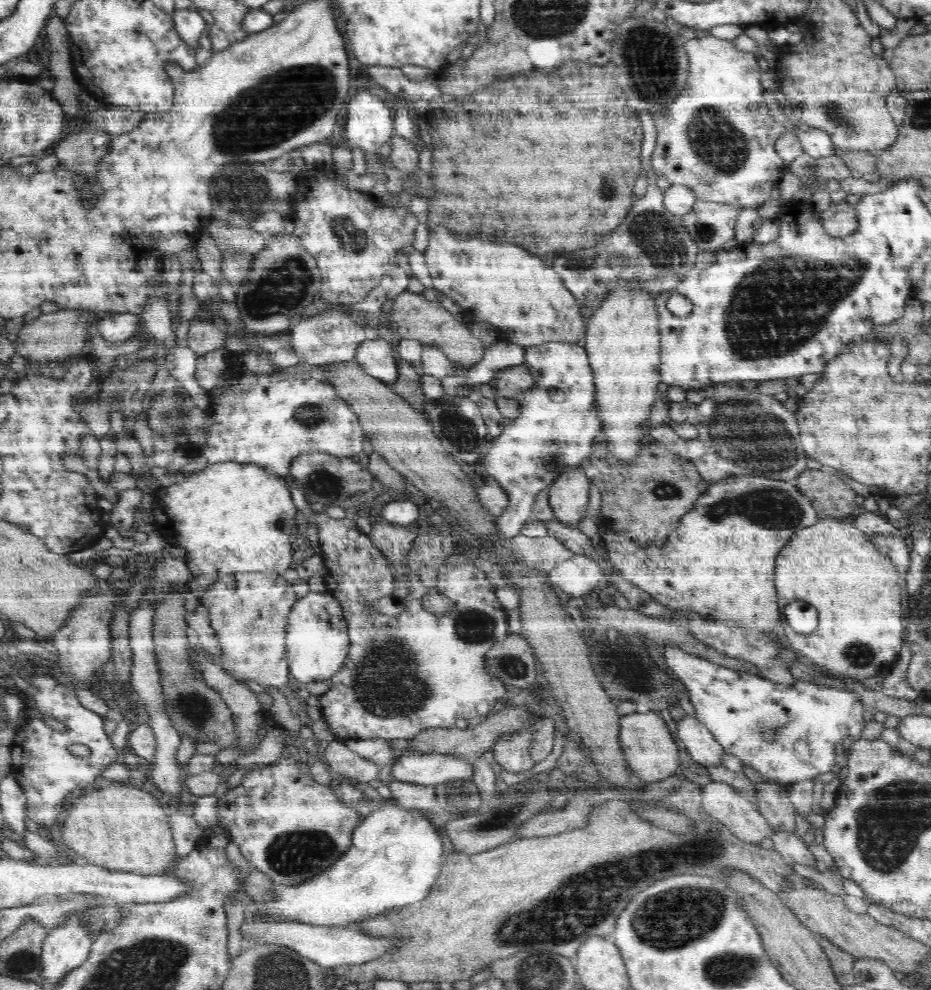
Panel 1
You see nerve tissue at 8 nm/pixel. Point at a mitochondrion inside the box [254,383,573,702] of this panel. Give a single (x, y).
(458, 429)

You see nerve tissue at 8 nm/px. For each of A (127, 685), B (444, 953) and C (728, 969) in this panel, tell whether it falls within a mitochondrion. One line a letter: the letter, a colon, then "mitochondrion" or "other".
A: other
B: other
C: mitochondrion

